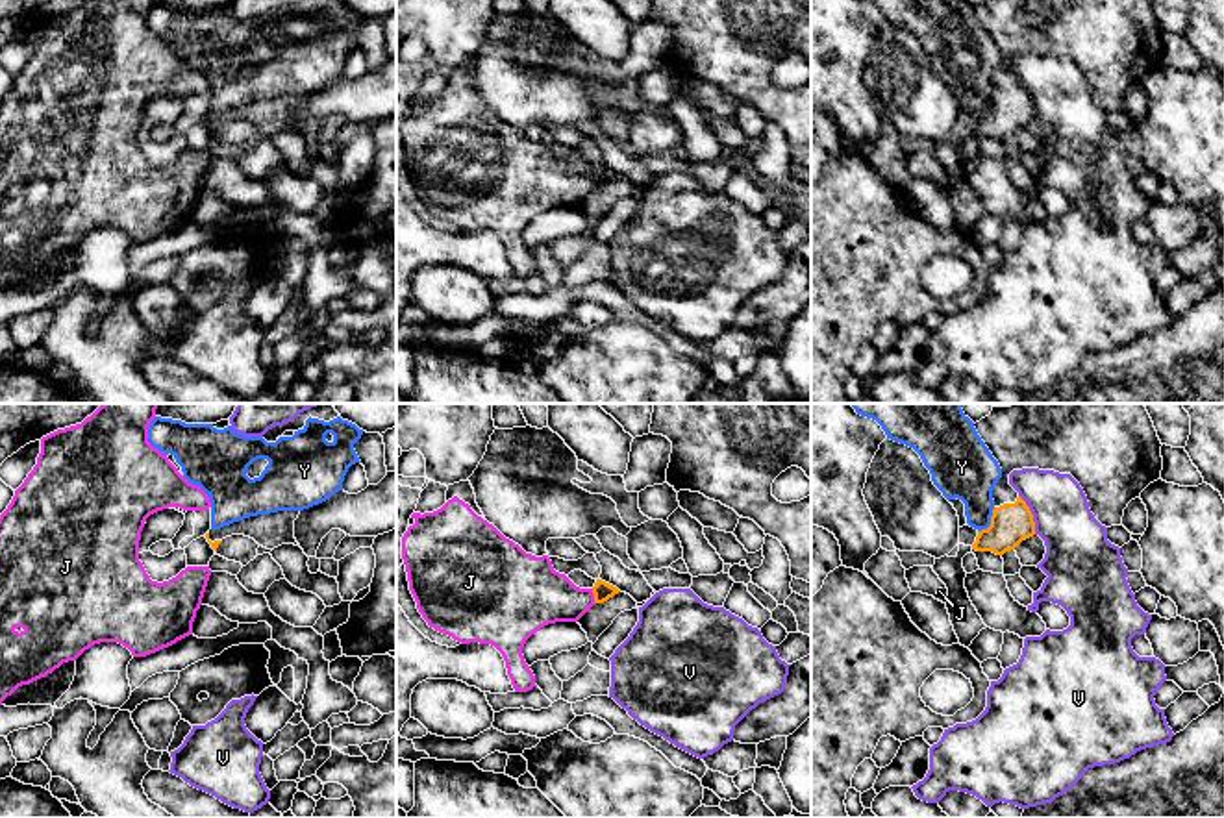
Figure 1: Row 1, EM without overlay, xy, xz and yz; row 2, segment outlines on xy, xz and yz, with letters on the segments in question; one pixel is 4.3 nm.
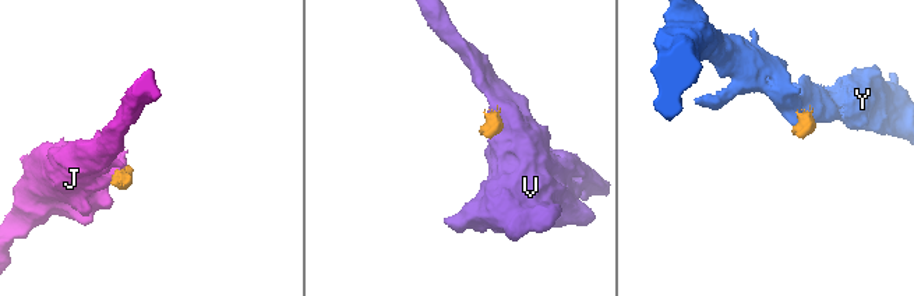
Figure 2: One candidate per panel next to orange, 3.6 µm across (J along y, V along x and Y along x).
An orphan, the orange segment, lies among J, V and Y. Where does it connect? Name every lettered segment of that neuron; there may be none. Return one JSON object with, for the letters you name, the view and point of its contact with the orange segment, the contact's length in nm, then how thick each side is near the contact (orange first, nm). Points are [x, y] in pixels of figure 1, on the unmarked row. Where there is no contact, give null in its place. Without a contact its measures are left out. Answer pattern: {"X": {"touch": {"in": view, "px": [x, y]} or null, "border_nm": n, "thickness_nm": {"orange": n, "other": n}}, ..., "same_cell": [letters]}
{"same_cell": []}

